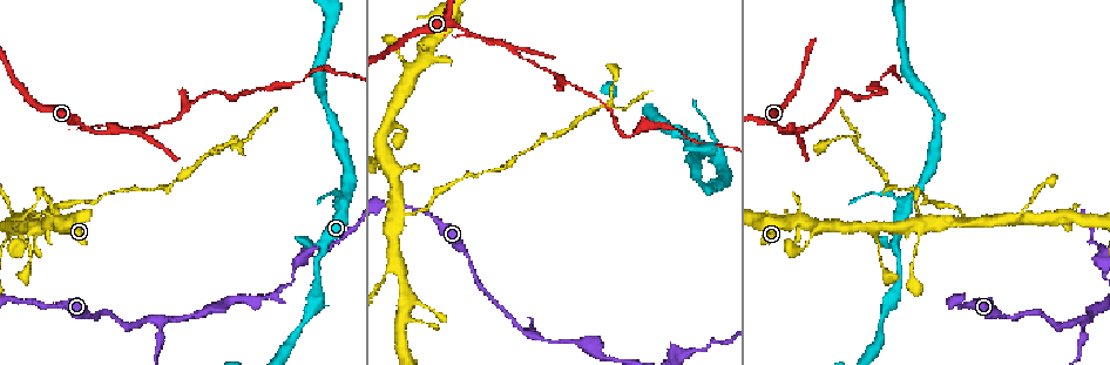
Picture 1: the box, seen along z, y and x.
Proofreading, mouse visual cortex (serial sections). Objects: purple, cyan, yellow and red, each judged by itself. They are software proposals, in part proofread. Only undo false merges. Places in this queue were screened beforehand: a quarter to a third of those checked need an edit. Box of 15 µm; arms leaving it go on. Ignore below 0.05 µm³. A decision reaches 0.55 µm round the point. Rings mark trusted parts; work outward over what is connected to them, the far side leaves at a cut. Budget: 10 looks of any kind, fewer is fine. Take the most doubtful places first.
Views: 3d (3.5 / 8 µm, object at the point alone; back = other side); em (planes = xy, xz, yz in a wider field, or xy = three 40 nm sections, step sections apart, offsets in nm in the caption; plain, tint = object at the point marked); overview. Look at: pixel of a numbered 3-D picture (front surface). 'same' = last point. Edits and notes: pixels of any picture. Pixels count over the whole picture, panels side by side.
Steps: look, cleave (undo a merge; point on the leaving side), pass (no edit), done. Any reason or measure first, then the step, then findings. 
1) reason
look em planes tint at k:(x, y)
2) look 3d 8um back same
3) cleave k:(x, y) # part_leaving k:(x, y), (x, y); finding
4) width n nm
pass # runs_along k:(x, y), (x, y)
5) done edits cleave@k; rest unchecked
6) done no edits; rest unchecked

sharp bend
look 3d 3.5um at 1:(148, 319)

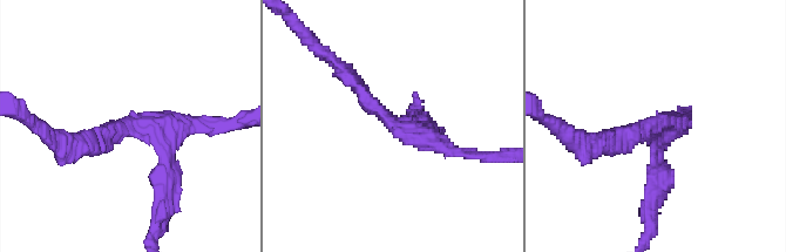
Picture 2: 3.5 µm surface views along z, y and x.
arms 3; arm_widths 200, 200, 200 nm; now the EM
look em xy step 5 tint at 2:(657, 122)

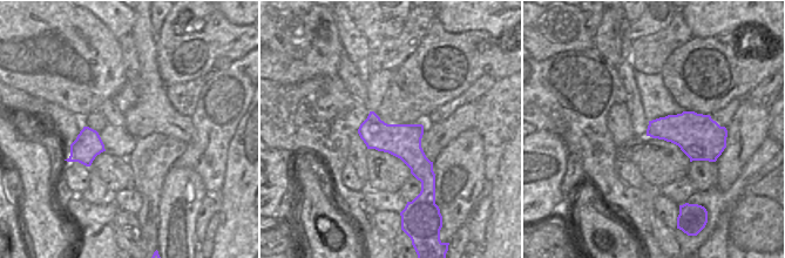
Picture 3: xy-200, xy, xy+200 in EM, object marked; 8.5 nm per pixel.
pass # one cell here

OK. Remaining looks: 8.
sudden change in width
look 3d 3.5um at 1:(779, 126)

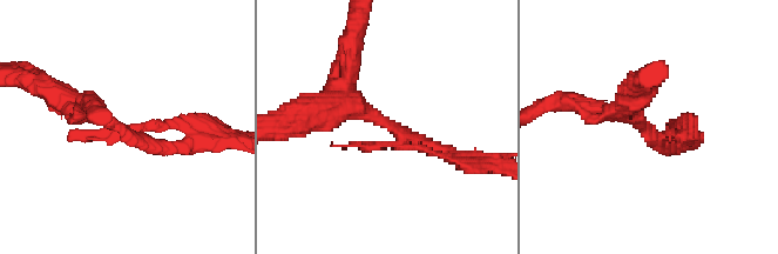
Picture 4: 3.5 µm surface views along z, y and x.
look em xy step 5 plain at 4:(125, 130)

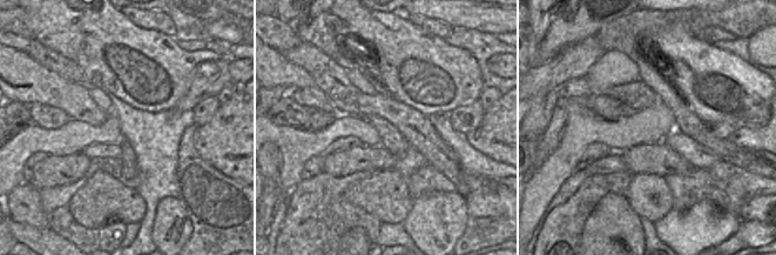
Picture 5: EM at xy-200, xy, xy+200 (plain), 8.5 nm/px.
look em xy step 5 tint same

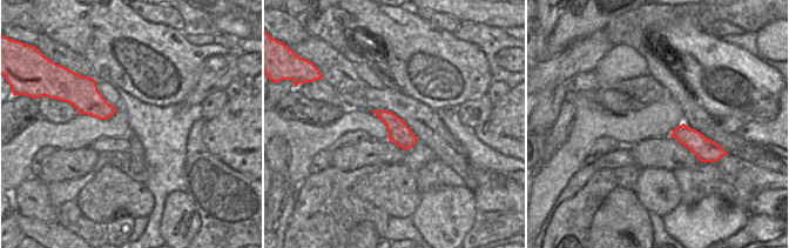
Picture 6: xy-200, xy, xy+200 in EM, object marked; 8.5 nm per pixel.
cleave 4:(93, 135) # a second cell is stuck on

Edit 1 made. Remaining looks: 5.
calibre changes
look 3d 8um at 1:(402, 212)

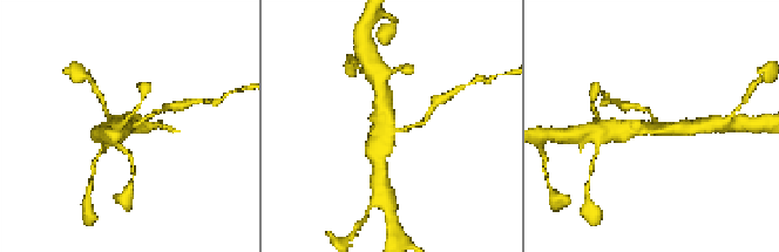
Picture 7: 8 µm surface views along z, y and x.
closer look
look 3d 3.5um at 7:(653, 126)

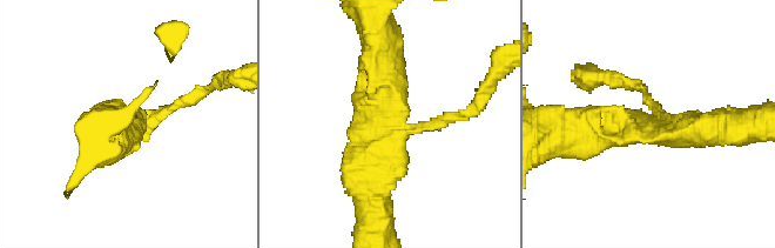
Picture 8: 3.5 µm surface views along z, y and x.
shape alone is not enough
look em xy step 3 tint at 8:(394, 120)

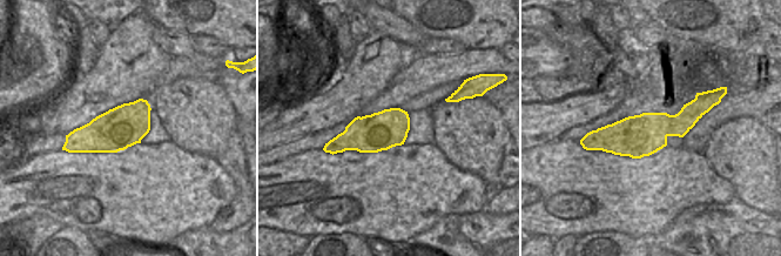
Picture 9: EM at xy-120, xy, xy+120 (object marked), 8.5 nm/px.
arm_widths 150, 450, 500 nm
cleave 8:(187, 98) # a second cell is stuck on

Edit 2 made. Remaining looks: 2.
done edits cleave@4, cleave@8; rest unchecked

